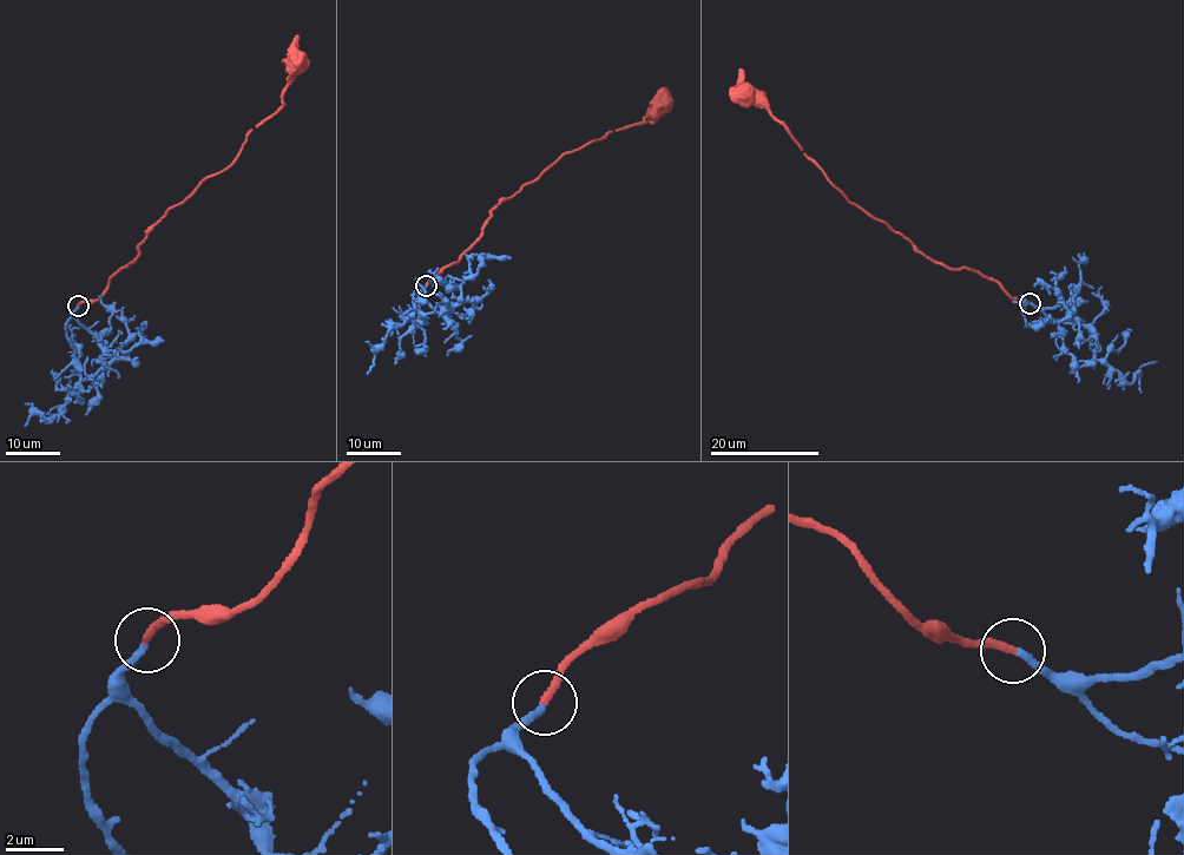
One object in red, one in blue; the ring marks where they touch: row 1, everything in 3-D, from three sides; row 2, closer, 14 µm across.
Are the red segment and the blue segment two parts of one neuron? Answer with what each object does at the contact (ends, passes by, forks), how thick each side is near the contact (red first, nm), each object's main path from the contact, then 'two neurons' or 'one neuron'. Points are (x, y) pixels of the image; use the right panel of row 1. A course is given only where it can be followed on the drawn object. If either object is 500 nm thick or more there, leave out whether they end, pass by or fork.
red ends | blue ends | 280/240 nm | red via (1030, 303), (968, 268), (927, 258), (848, 201), (782, 124), (762, 104), (741, 102), (741, 93) | blue via (1031, 303), (1048, 319), (1081, 323), (1096, 339), (1097, 359), (1127, 382), (1135, 380), (1140, 367), (1157, 361) | one neuron

